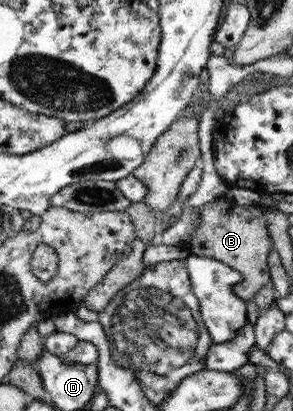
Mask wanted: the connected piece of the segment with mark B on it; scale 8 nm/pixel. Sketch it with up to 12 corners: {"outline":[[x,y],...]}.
{"outline":[[201,206],[189,255],[242,277],[241,302],[270,283],[263,207]]}

